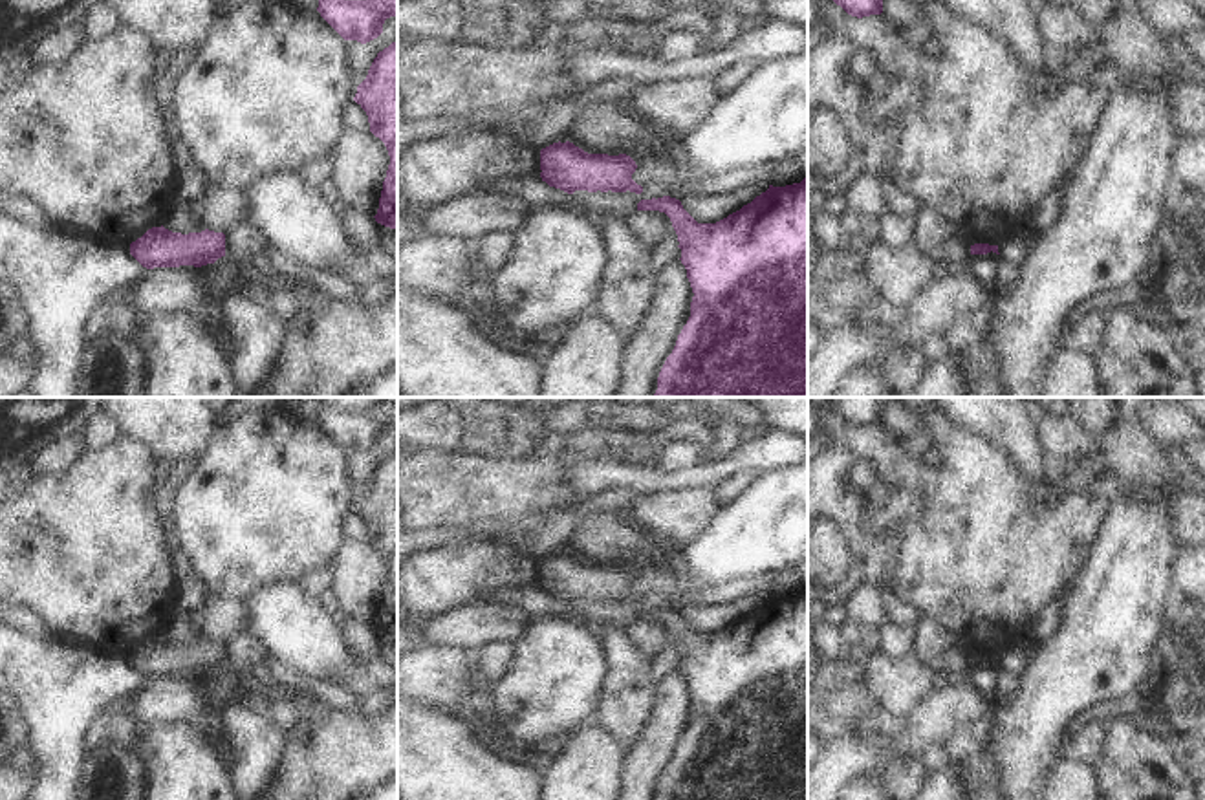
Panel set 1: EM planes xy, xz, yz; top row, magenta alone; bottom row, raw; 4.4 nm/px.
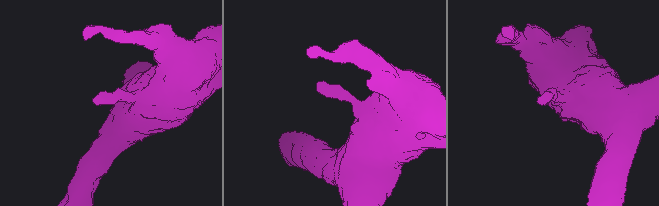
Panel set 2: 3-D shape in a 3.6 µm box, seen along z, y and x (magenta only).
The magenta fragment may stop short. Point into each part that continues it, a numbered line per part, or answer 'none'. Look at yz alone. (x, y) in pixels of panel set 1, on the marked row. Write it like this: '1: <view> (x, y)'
none

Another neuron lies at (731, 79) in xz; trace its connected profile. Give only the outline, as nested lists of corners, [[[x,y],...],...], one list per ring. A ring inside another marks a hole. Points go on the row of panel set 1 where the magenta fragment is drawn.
[[[744,60],[727,68],[723,73],[716,77],[716,92],[725,99],[742,88],[744,82],[751,81],[753,75],[760,70],[760,62]]]

